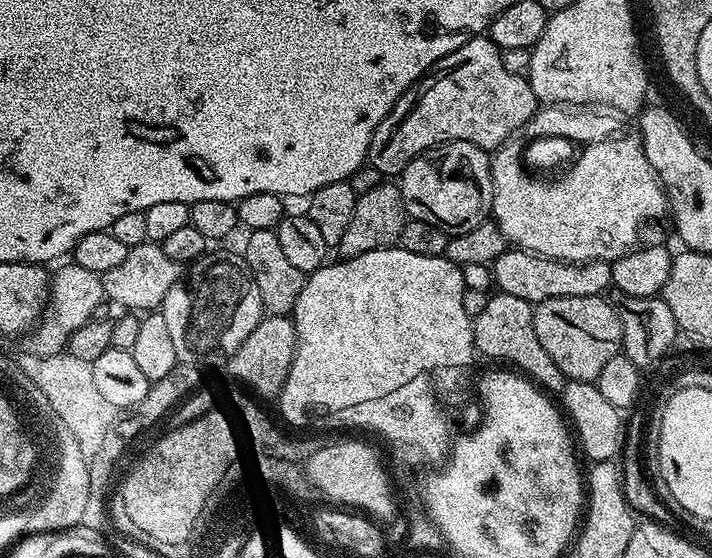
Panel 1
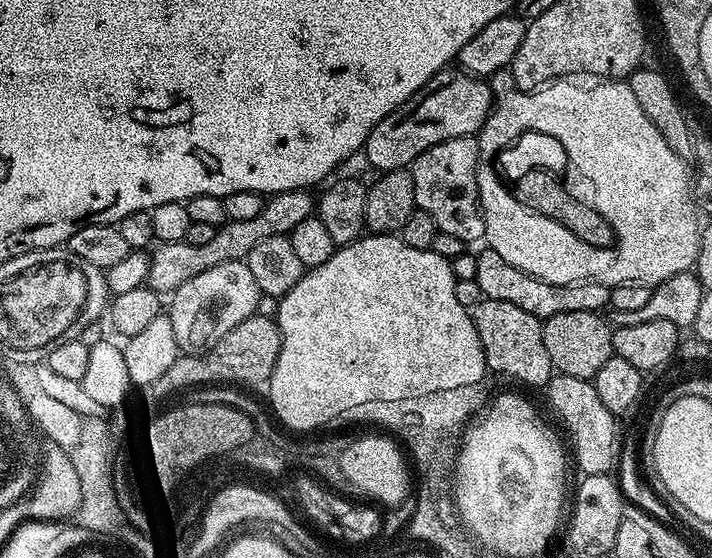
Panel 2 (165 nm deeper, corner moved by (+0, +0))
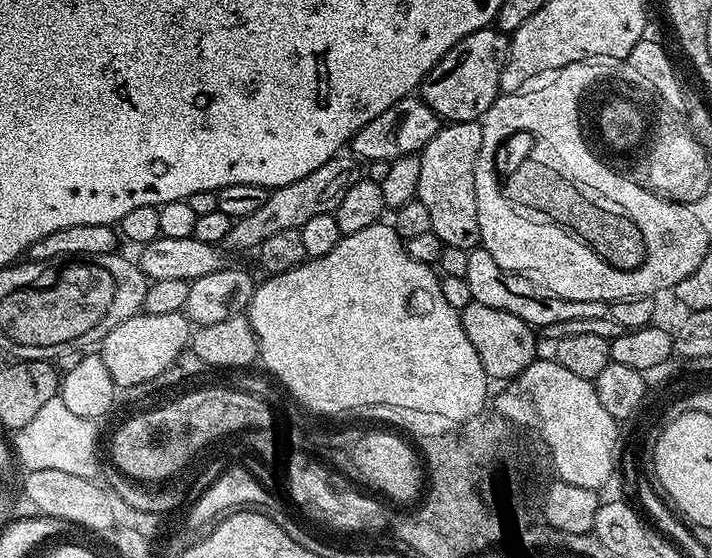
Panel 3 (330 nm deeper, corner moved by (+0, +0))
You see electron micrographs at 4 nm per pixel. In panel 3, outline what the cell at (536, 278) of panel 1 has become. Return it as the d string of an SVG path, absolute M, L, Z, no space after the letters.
M482 246L471 249L468 257L470 262L466 266L464 280L470 286L473 300L482 302L482 306L494 306L494 310L506 310L510 314L518 314L518 318L532 325L533 329L542 330L554 322L570 322L609 315L609 305L602 302L574 302L551 294L536 296L528 285L530 280L527 275L502 270L502 266L498 266L498 262L494 262L494 258L490 258L490 254Z

